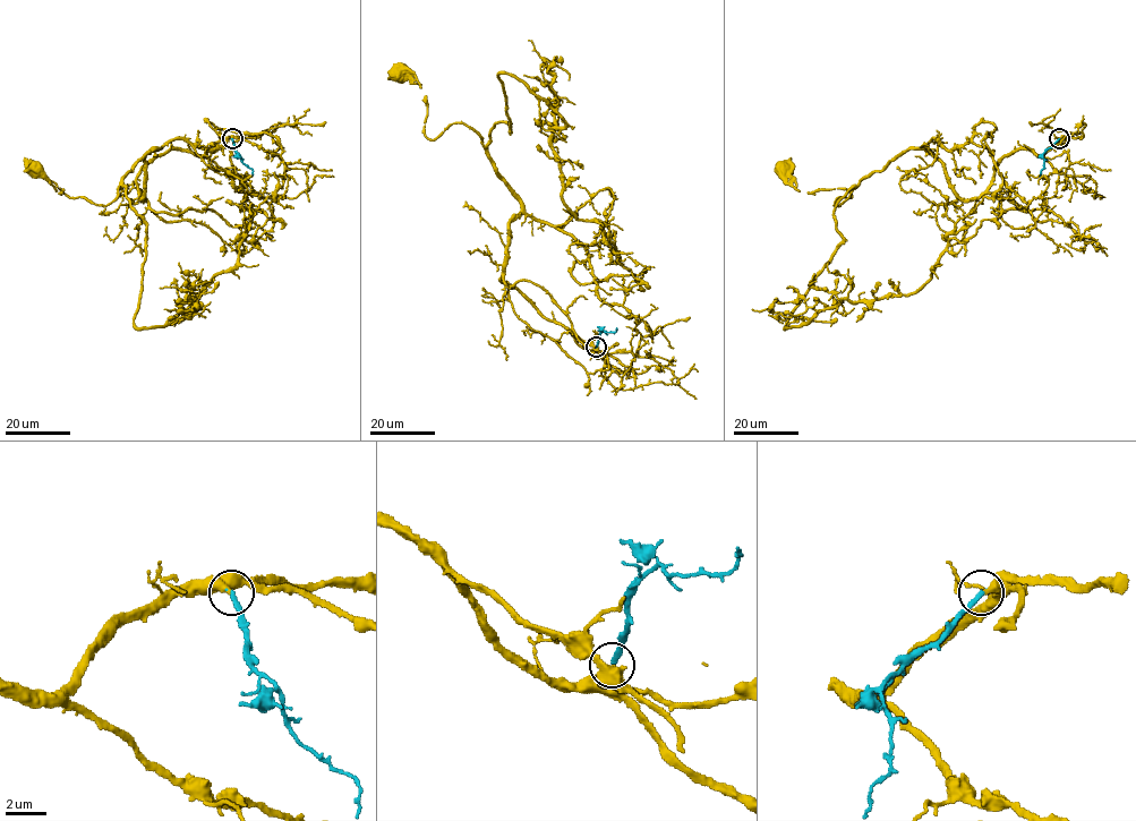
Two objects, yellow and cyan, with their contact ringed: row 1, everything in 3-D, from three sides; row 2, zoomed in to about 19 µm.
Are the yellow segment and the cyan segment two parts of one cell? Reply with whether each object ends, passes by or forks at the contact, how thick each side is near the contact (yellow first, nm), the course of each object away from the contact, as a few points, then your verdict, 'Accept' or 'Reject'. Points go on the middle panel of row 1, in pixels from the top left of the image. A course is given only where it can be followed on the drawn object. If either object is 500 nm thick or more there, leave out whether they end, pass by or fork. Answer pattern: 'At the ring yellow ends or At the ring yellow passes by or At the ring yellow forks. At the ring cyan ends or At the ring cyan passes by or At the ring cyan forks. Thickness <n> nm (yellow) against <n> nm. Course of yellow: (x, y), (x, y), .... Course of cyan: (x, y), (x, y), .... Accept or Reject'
At the ring yellow ends. At the ring cyan ends. Thickness 380 nm (yellow) against 260 nm. Course of yellow: (596, 347), (501, 281), (521, 198), (471, 128), (424, 134), (427, 100), (400, 73). Course of cyan: (596, 347), (603, 331), (615, 332), (616, 327). Accept

